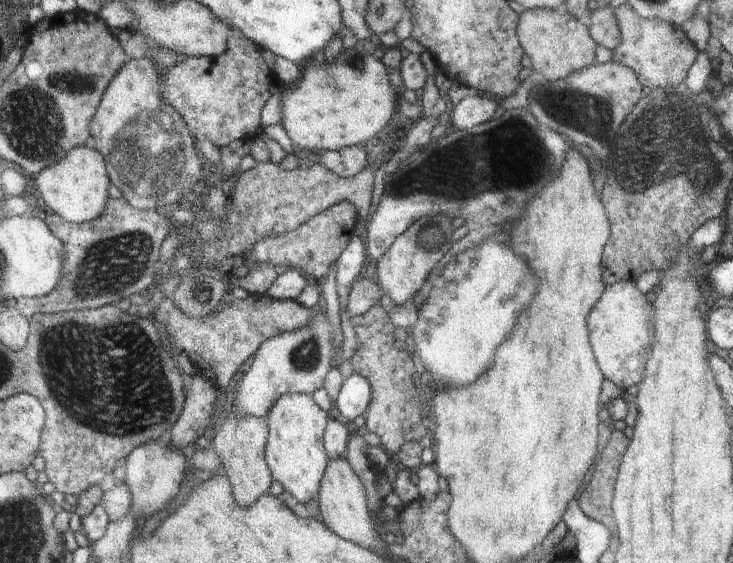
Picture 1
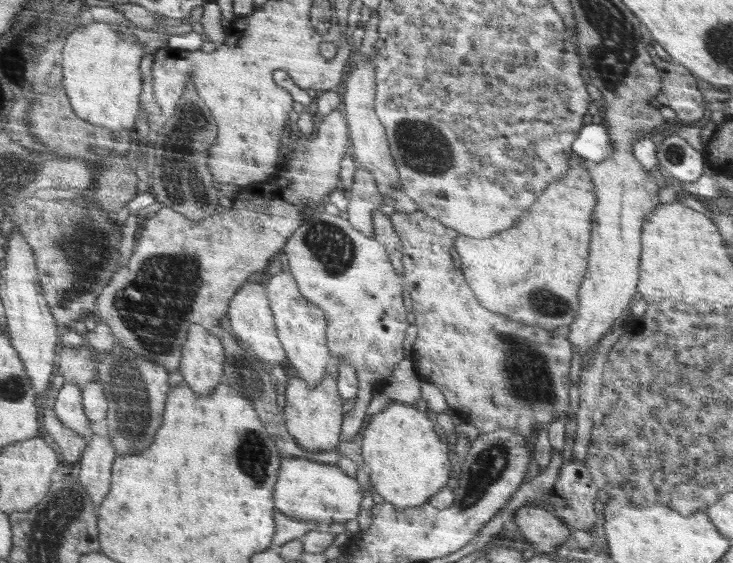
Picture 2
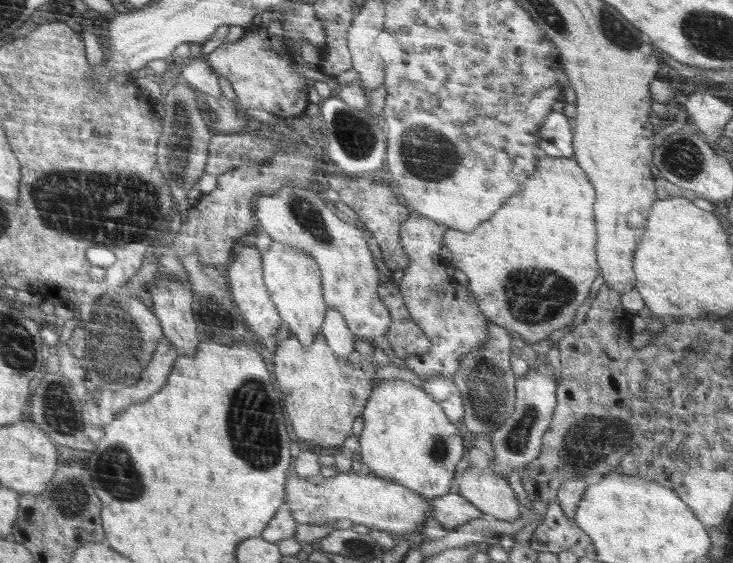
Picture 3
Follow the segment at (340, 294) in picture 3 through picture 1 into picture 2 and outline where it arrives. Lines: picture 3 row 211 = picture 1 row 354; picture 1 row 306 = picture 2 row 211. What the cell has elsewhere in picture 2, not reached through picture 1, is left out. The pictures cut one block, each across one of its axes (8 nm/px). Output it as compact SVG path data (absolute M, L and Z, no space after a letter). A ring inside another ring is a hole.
M315 212L306 219L303 225L291 236L284 245L284 252L288 257L290 274L298 282L299 291L311 301L312 304L323 309L328 321L328 348L331 348L334 362L337 366L348 361L354 368L358 379L358 392L356 405L350 411L343 422L343 440L349 441L362 429L366 418L366 406L374 398L374 386L378 380L388 378L398 362L405 358L405 348L402 348L404 332L408 328L406 320L406 308L402 300L402 286L405 286L405 278L395 272L390 262L390 254L385 246L373 237L364 236L351 225L351 222L328 214Z

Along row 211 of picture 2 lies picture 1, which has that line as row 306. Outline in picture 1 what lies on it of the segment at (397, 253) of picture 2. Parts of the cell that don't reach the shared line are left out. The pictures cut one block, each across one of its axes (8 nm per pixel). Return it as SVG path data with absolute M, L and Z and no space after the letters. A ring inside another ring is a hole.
M380 304L363 316L352 317L350 322L358 341L356 352L351 359L352 369L354 373L368 380L372 390L363 431L376 434L381 441L380 447L393 459L403 444L422 442L422 438L428 434L421 416L421 394L412 380L416 374L416 361L404 350L404 341L409 331L391 326Z

